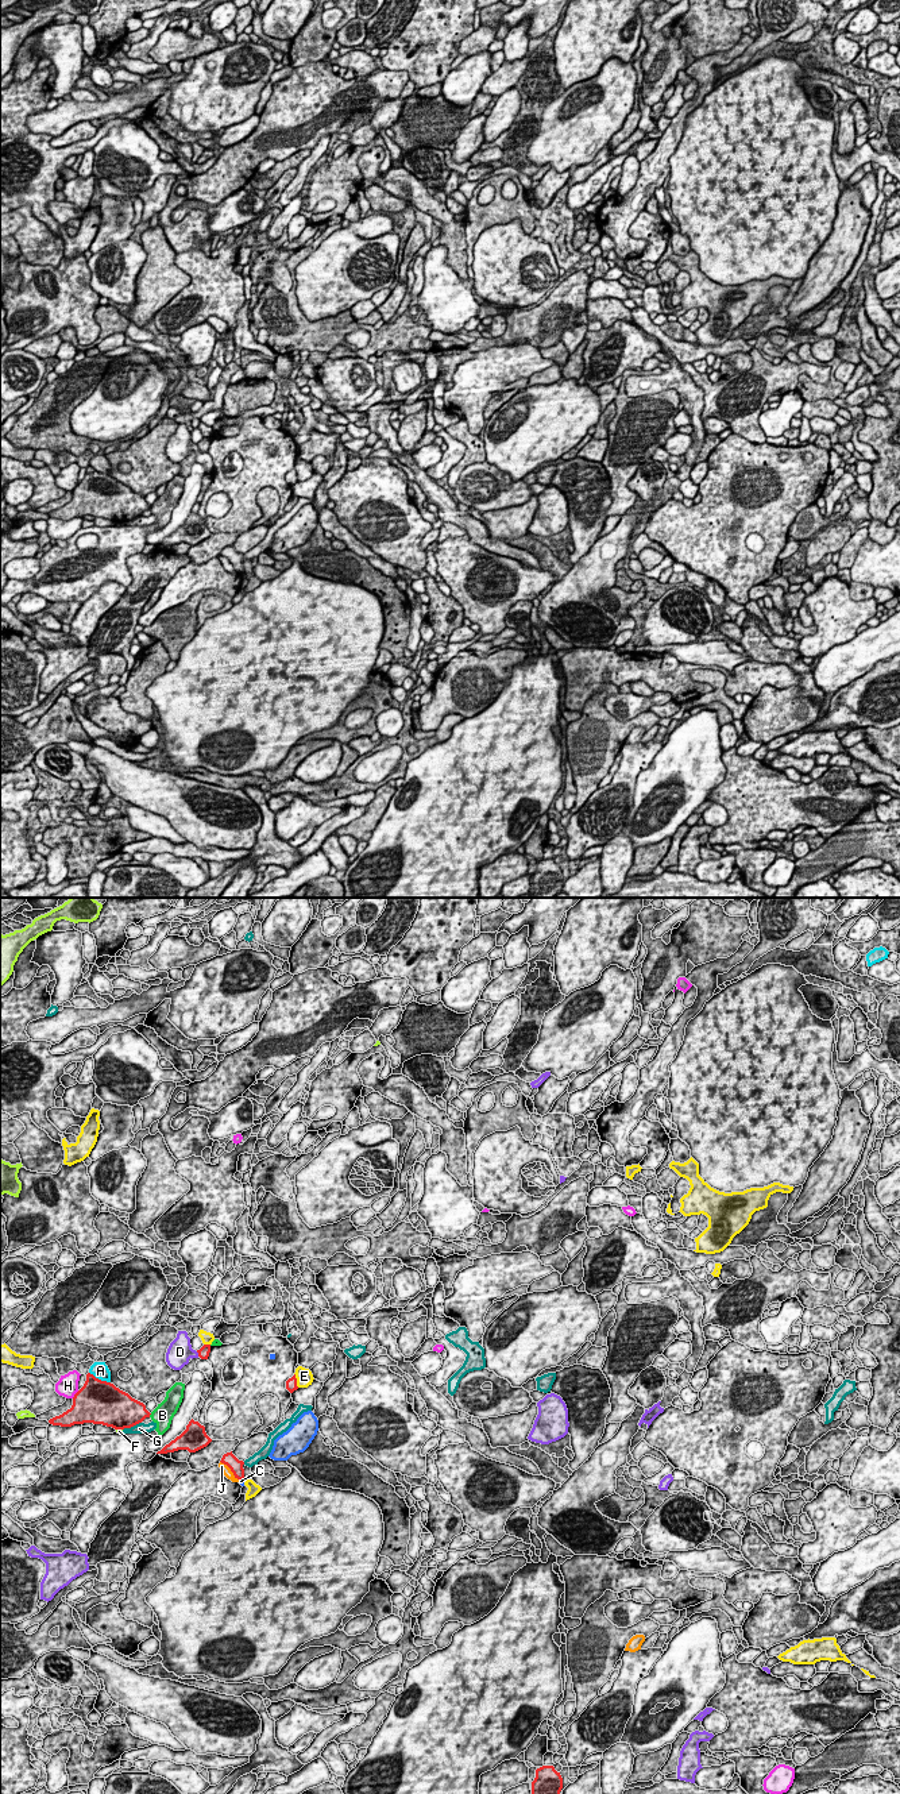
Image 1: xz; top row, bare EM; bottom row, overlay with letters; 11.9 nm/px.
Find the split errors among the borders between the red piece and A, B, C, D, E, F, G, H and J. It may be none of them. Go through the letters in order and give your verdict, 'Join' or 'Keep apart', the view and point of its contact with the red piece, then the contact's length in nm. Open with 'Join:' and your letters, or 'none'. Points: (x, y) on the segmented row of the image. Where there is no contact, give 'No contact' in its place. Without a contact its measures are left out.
Join: none
A: Keep apart. Touches red at xz (100, 1380). Shared border 280 nm
B: Keep apart. Touches red at xz (150, 1414). Shared border 60 nm
C: Keep apart. Touches red at xz (242, 1478). Shared border 70 nm
D: Keep apart. Touches red at xz (199, 1354). Shared border 70 nm
E: Keep apart. Touches red at xz (296, 1380). Shared border 180 nm
F: Keep apart. Touches red at xz (119, 1428). Shared border 80 nm
G: Keep apart. Touches red at xz (131, 1426). Shared border 240 nm
H: Keep apart. Touches red at xz (74, 1395). Shared border 130 nm
J: Keep apart. Touches red at xz (231, 1470). Shared border 320 nm

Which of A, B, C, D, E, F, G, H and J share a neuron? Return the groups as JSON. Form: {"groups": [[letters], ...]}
{"groups": [["A"], ["B"], ["C"], ["D"], ["E"], ["F"], ["G"], ["H"], ["J"]]}

